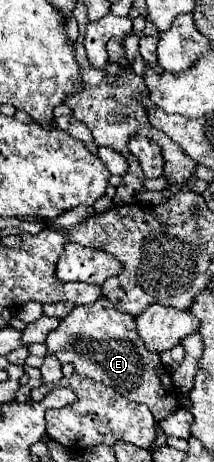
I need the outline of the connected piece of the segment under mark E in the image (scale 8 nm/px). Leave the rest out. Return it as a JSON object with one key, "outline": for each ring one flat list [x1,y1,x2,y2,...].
{"outline":[[104,296,96,300,96,304,74,306,72,312,60,320,60,326,48,334,44,344,62,364,74,364,78,374,116,388,116,392,132,402,146,404,154,420,164,420,180,408,180,392,176,392,172,382,172,370,162,364,158,352,148,350,140,340,134,318,120,312]]}

